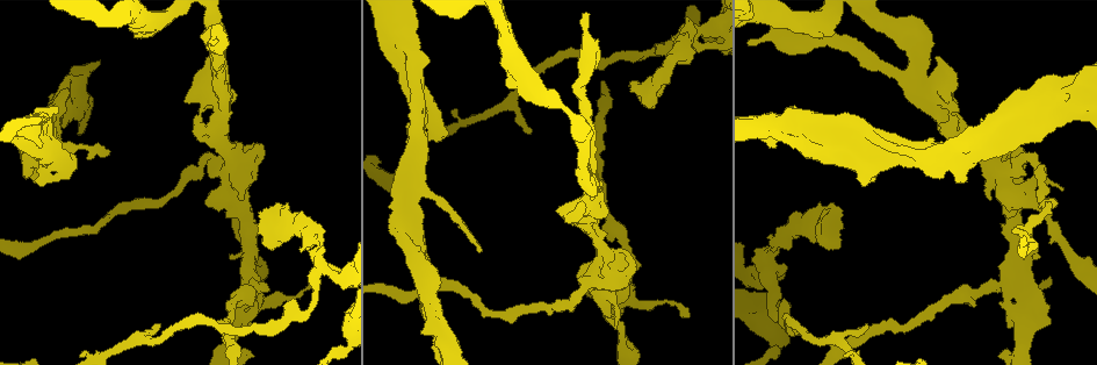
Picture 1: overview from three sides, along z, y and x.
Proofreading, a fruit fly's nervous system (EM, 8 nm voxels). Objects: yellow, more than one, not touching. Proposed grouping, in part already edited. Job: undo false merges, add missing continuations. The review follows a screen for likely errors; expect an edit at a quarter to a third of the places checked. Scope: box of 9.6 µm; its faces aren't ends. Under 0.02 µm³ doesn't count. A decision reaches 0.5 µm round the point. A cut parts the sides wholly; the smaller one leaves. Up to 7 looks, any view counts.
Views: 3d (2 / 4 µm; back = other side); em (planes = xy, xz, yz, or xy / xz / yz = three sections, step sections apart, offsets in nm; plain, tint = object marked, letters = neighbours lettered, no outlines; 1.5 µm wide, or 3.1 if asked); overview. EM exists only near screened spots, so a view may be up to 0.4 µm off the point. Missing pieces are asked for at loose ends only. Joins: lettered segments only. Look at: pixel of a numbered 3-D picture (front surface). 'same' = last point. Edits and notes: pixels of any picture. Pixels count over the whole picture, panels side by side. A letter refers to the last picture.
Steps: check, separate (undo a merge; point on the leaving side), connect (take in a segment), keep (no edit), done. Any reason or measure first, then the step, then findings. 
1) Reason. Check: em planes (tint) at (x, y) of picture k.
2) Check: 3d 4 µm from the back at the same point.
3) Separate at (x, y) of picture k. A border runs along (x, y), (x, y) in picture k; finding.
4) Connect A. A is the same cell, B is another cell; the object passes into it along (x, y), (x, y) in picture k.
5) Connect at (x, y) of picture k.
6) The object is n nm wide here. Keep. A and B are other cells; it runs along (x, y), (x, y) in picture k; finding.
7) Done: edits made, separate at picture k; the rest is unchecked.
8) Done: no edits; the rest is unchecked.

Three arms meet. Check: em xz step 8 (tint) at (768, 271) of picture 1.

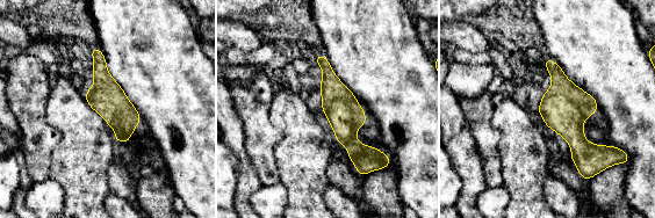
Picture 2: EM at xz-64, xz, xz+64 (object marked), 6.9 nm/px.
Cut it another way. Check: em xy step 4 (letters) at the same point.

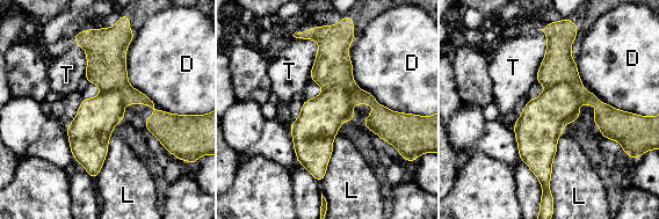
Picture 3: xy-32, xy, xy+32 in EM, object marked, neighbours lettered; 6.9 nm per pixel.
The object is 280 nm wide here. Separate at (557, 66) of picture 3. D, L and T are other cells; a border runs along (545, 87), (567, 82), (579, 103) in picture 3; two neurons meet here.

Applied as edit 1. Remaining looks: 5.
Branch stops here. Check: em planes (letters) at (961, 181) of picture 1.

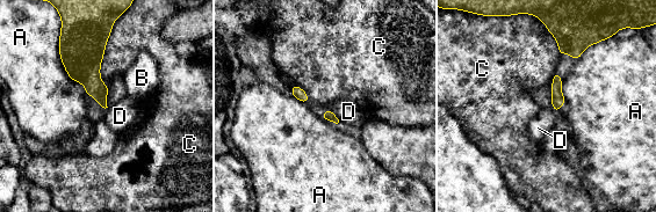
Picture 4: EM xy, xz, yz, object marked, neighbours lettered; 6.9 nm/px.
Keep. A, B, C and D are other cells; a border runs along (331, 111), (341, 122) in picture 4; no lettered segment goes on from it.

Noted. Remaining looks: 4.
Abrupt turn. Check: em planes (tint) at (854, 164) of picture 1.

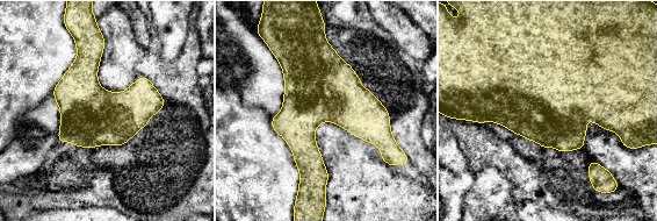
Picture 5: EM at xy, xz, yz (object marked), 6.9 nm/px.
See the neighbours. Check: em planes (letters) at the same point.

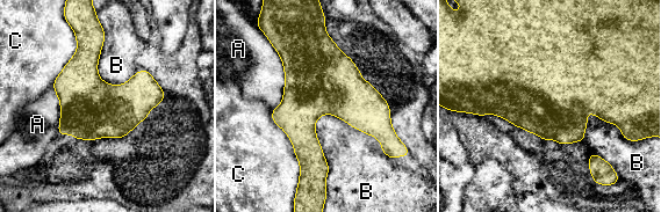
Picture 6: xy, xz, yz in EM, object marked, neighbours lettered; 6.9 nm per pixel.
Keep. A, B and C are other cells; a border runs along (315, 121), (336, 115), (386, 155) in picture 6; all the same neuron.

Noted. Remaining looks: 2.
Done: edits made, separate at picture 3; the rest is unchecked.

